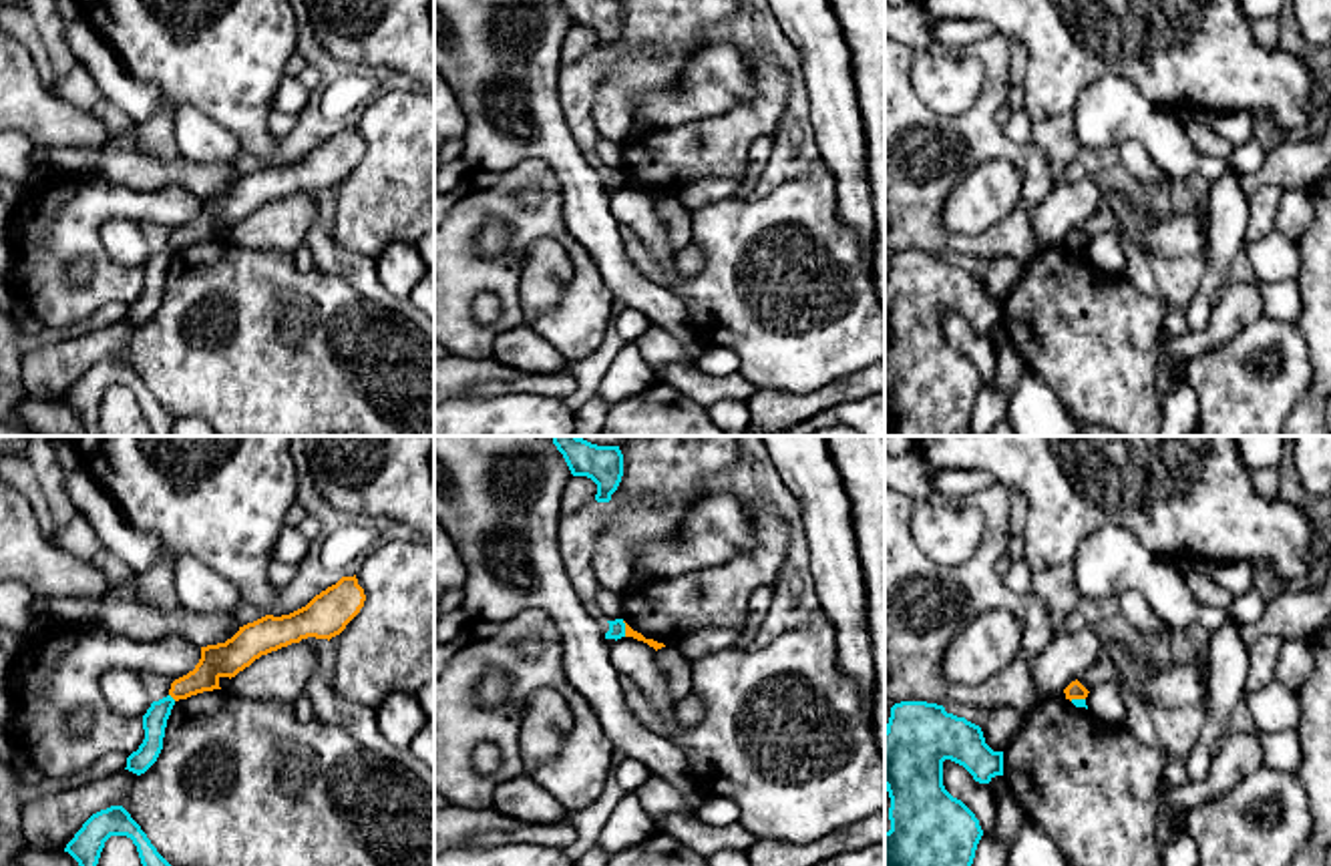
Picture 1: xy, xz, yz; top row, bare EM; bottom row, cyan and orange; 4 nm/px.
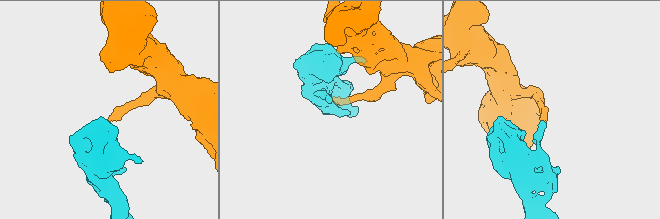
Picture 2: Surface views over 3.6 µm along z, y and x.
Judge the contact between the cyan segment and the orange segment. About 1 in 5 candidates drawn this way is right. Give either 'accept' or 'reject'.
reject

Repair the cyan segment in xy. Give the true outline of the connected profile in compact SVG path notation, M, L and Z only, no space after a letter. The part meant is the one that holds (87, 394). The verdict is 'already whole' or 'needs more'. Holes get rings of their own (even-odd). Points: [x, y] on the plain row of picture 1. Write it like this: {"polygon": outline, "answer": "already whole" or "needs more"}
{"polygon": "M111 356L92 364L64 398L64 402L78 412L82 426L88 432L97 432L97 414L105 392L111 386L127 386L133 390L141 414L153 430L153 436L171 434L175 418L157 402L147 384L123 356Z", "answer": "already whole"}

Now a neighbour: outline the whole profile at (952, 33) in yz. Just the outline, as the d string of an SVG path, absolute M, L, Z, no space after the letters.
M947 18L941 24L933 26L931 40L937 40L947 48L957 50L957 48L971 44L975 40L983 40L993 32L995 32L995 28L987 20Z

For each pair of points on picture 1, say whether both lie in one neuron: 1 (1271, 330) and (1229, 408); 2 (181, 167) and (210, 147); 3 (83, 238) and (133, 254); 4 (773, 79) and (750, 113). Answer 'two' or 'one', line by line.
1: one
2: two
3: two
4: one

